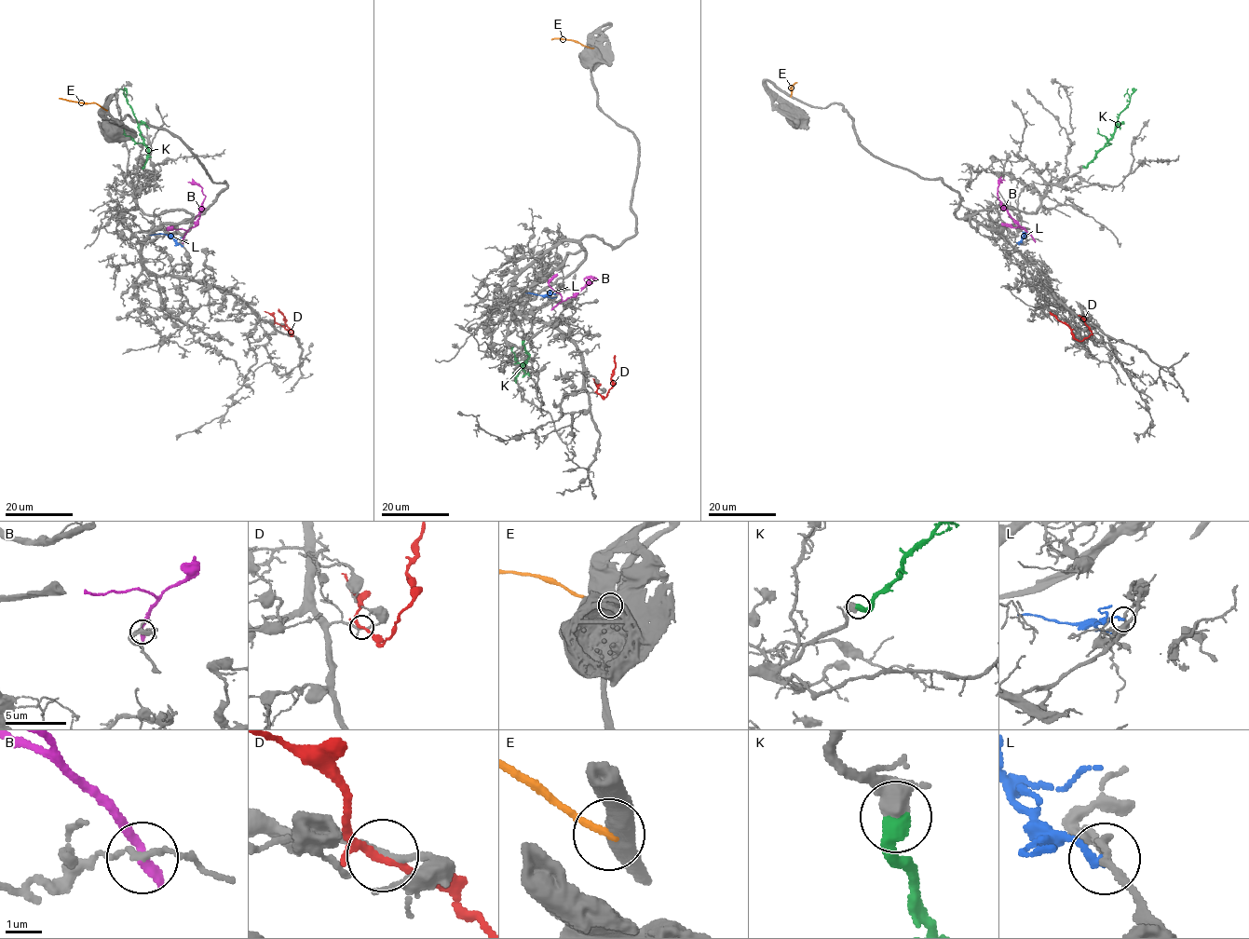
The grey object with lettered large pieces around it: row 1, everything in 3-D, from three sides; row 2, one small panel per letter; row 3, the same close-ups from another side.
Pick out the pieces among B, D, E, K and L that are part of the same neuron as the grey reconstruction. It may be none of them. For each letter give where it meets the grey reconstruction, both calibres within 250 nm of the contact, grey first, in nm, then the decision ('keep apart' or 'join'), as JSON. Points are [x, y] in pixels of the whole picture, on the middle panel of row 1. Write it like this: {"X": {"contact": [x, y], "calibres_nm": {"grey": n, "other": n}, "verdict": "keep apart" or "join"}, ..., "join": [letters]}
{"B": {"contact": [552, 307], "calibres_nm": {"grey": 160, "other": 360}, "verdict": "keep apart"}, "D": {"contact": [598, 394], "calibres_nm": {"grey": 190, "other": 170}, "verdict": "keep apart"}, "E": {"contact": [592, 48], "calibres_nm": {"grey": 500, "other": 220}, "verdict": "keep apart"}, "K": {"contact": [522, 340], "calibres_nm": {"grey": 460, "other": 500}, "verdict": "join"}, "L": {"contact": [555, 294], "calibres_nm": {"grey": 180, "other": 220}, "verdict": "keep apart"}, "join": ["K"]}

